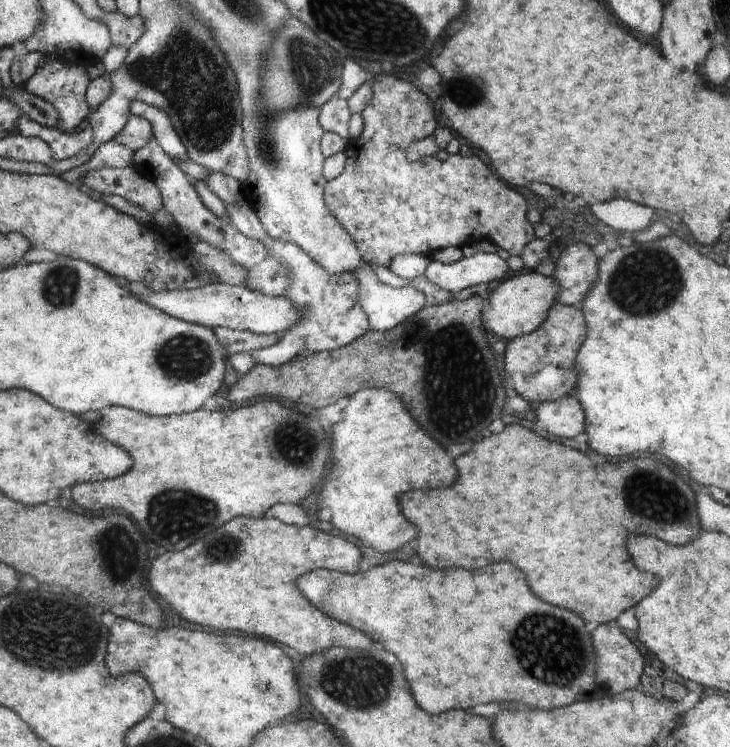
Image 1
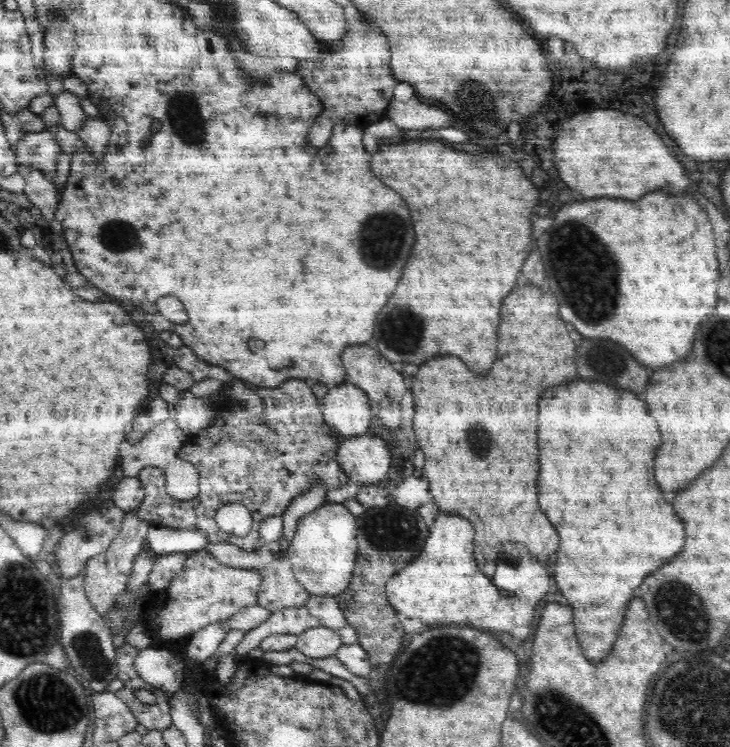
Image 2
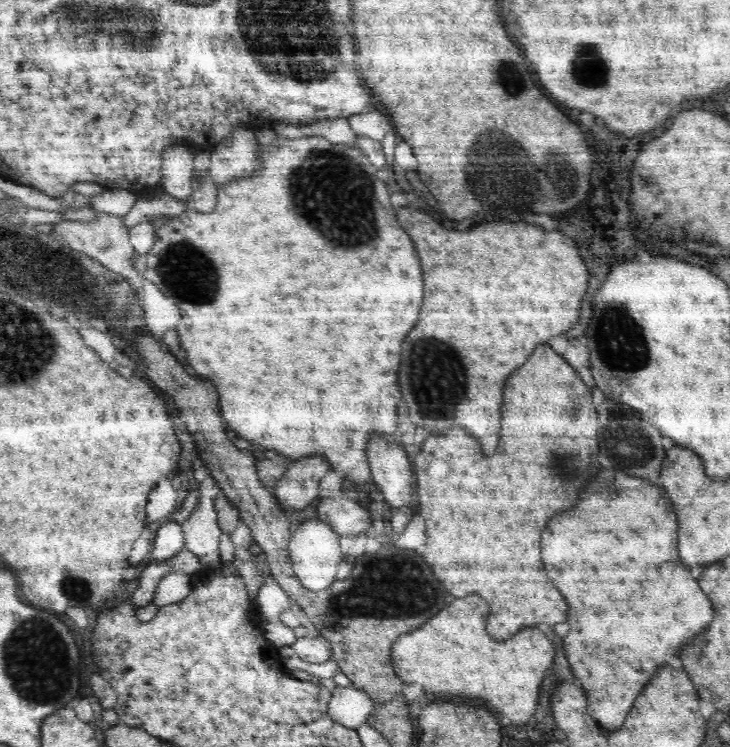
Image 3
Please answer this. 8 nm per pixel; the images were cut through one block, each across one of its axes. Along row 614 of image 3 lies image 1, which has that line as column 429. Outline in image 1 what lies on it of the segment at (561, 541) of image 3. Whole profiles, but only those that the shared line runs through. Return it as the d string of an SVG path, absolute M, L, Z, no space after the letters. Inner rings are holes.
M388 562L358 574L313 570L300 578L298 586L320 612L366 632L374 642L380 642L388 652L396 654L418 706L432 714L488 702L562 708L597 684L597 654L584 620L574 612L536 598L526 584L526 576L506 562L488 566L484 574L432 570L406 562Z

